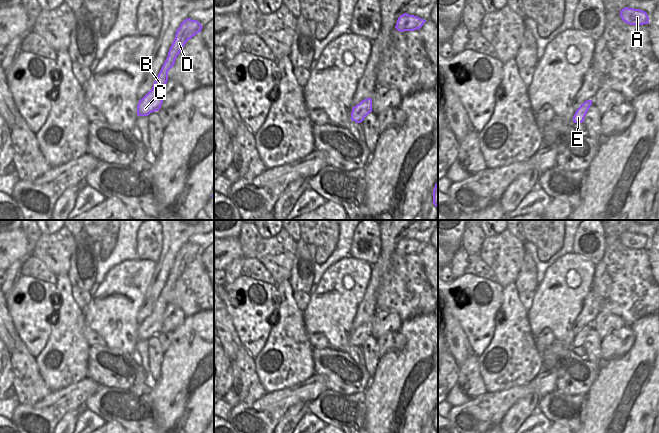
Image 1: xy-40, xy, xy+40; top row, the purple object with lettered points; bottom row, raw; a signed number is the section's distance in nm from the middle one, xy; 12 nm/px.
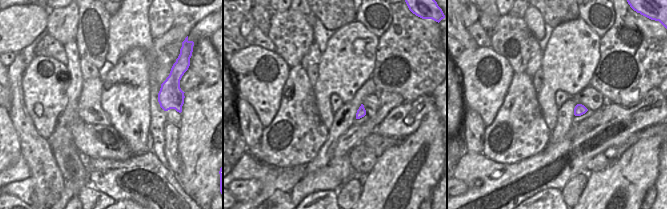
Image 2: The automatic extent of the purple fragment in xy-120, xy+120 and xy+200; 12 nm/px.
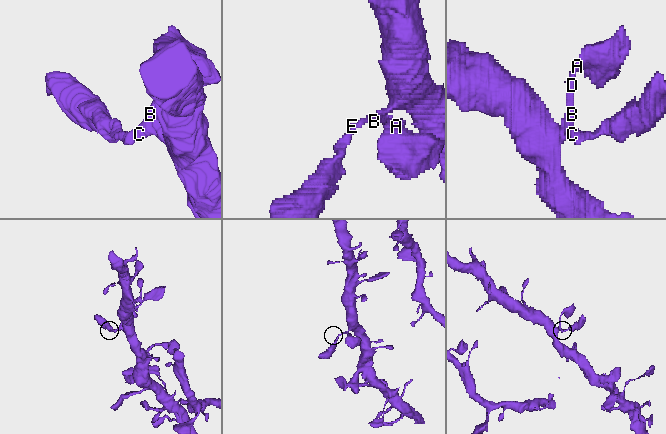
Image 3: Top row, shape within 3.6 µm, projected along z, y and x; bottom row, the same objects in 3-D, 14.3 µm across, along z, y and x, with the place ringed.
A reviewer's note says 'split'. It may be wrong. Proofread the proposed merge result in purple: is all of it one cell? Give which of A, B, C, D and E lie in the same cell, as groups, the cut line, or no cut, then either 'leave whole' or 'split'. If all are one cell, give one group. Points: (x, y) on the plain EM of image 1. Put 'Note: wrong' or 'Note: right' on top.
Note: wrong
A B C D E | no cut | leave whole

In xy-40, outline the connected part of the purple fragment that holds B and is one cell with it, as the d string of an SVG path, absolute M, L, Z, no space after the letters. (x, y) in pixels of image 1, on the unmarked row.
M185 243L176 255L175 263L169 273L168 280L153 308L152 313L139 324L138 340L148 340L158 335L163 327L163 316L168 305L168 295L174 290L175 284L183 274L186 266L201 256L202 249L197 244Z

